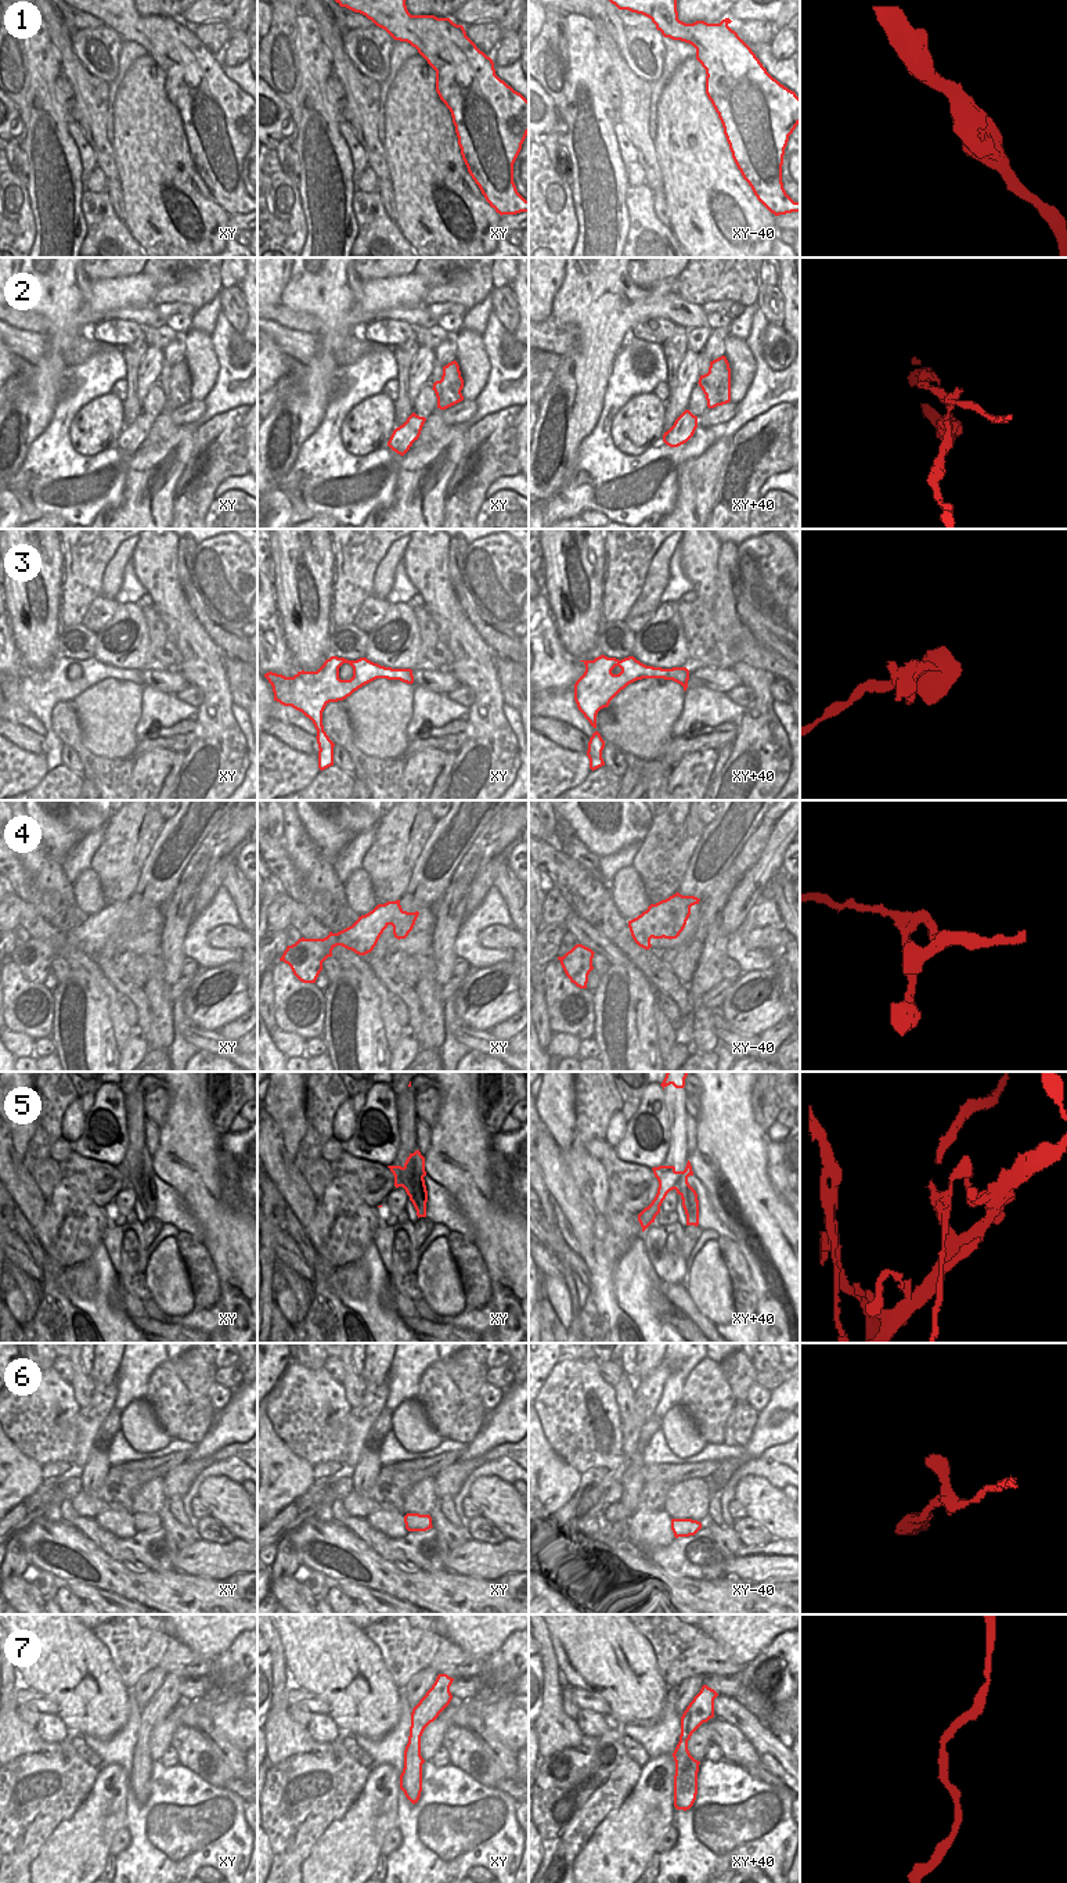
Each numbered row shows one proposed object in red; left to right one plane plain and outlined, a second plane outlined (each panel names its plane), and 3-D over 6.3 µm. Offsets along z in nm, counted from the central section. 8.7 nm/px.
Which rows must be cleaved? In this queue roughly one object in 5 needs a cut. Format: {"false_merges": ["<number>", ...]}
{"false_merges": ["2", "5"]}

